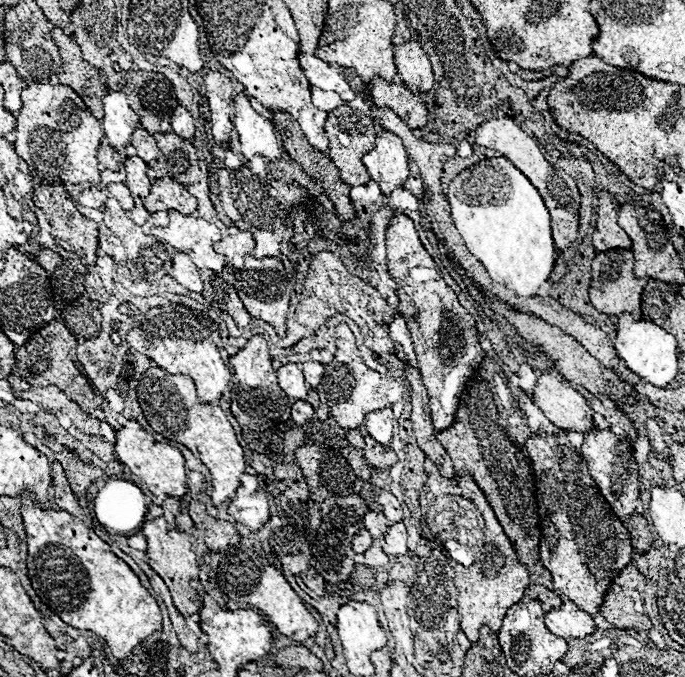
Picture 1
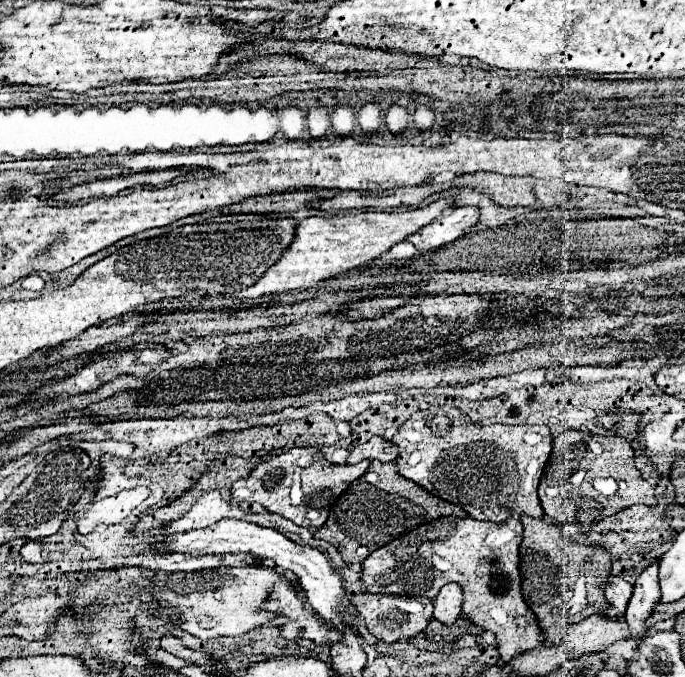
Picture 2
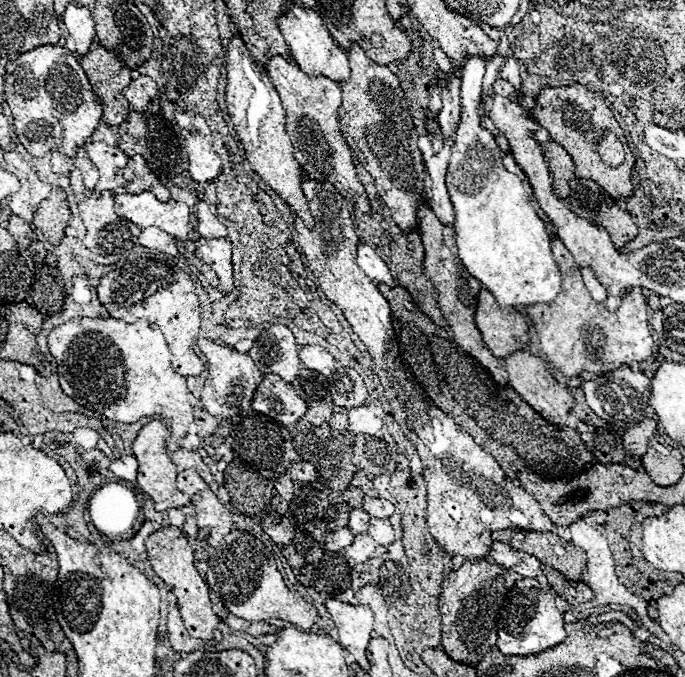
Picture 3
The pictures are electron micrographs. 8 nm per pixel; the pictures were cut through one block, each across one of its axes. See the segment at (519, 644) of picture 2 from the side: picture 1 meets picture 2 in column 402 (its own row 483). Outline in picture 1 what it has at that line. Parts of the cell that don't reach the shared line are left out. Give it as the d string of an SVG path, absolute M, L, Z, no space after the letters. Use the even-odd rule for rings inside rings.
M532 434L526 440L526 450L532 460L536 482L536 500L540 516L540 562L552 574L554 588L560 594L568 596L582 610L588 610L588 614L598 614L600 602L604 602L604 594L608 590L608 582L612 582L612 578L616 578L616 572L620 572L632 560L634 550L630 544L630 532L600 494L582 454L568 442L566 434Z

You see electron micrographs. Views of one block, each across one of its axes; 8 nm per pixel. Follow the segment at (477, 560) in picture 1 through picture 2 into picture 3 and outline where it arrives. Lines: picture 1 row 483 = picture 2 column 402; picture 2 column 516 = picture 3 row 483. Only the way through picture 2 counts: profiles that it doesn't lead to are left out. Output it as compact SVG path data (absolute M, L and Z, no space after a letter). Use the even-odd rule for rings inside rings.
M304 172L302 190L308 198L308 208L316 218L316 226L312 230L308 230L308 226L298 216L294 218L294 230L298 232L298 242L306 256L306 264L318 278L318 284L322 286L326 298L330 298L342 310L352 330L368 348L368 354L374 362L374 372L378 374L384 396L390 404L390 412L422 458L422 476L428 490L426 522L434 540L446 548L448 554L460 554L466 560L474 560L488 556L494 530L520 528L552 532L556 526L546 518L540 504L524 488L506 478L500 464L468 434L460 432L454 420L432 404L412 374L404 368L392 328L390 304L378 292L376 284L364 276L356 262L360 238L350 216L348 200L342 198L342 194L338 194L330 184L316 182Z

